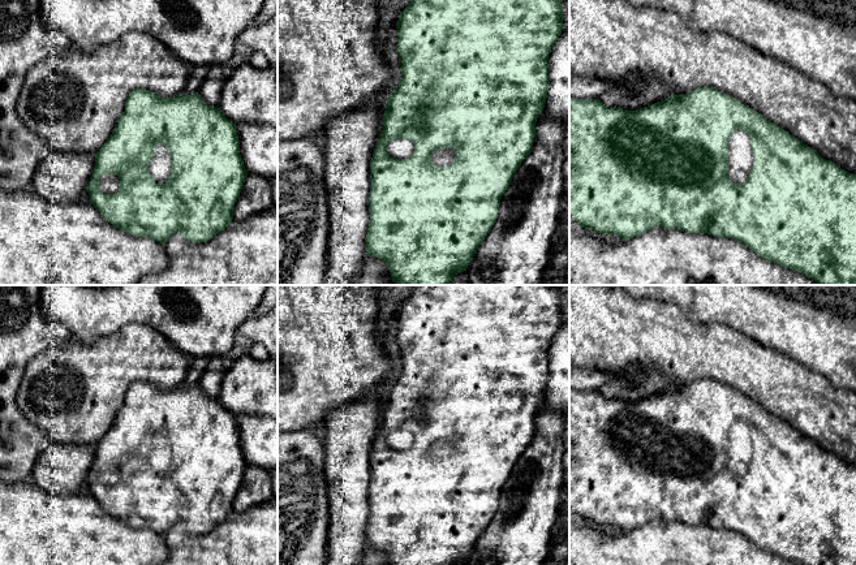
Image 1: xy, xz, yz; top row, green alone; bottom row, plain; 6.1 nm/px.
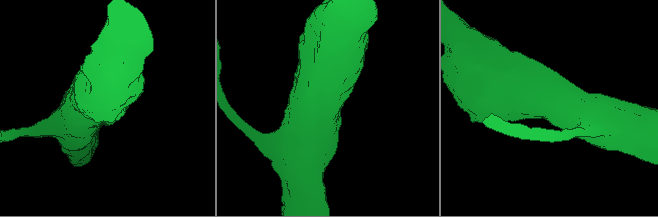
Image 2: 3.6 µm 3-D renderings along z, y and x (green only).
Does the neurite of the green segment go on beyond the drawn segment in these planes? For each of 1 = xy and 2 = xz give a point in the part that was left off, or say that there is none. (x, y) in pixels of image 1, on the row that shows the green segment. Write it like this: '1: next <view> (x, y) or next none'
1: next xy (108, 184)
2: next xz (400, 149)

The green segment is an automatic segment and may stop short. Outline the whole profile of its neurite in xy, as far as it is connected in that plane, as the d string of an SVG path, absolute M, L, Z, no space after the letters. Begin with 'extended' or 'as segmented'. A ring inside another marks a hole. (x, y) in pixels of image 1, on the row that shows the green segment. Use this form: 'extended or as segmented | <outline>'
extended | M138 89L129 94L112 134L95 154L95 168L86 190L102 217L132 236L164 243L172 234L180 233L185 240L201 243L228 228L246 176L236 125L218 107L206 104L198 92L160 98ZM158 145L164 145L171 156L171 176L165 184L156 184L147 169Z

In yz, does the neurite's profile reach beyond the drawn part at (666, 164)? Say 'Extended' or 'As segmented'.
As segmented

